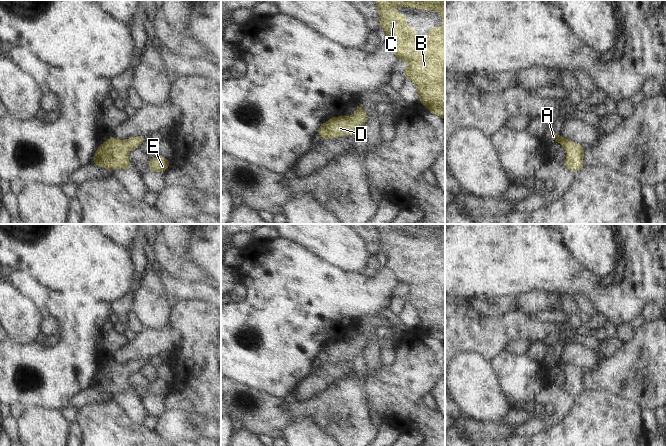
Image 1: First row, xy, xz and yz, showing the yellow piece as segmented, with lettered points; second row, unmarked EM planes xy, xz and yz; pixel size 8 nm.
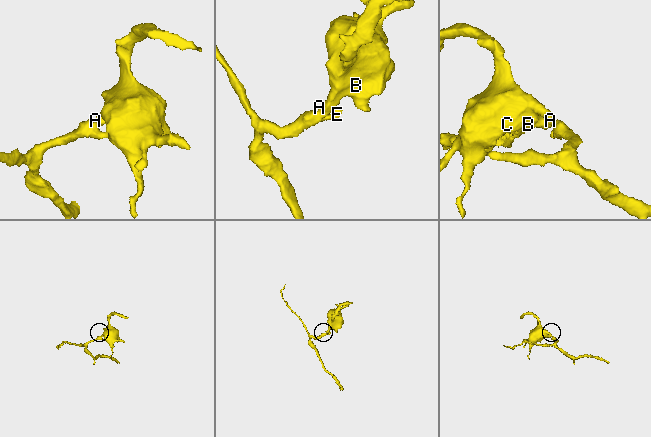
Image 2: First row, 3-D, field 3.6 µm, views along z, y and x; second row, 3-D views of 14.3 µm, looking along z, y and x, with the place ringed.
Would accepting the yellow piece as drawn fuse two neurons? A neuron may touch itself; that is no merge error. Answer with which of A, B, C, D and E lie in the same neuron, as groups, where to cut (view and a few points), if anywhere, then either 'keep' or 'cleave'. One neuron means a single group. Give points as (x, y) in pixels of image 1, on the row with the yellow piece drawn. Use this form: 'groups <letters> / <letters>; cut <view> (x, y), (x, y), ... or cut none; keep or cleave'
groups A B C D E; cut none; keep

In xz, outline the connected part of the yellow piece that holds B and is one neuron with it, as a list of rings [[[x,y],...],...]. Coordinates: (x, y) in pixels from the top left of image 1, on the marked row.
[[[374,0],[379,10],[379,25],[387,33],[386,44],[393,50],[397,60],[404,60],[408,67],[402,72],[404,78],[409,78],[419,93],[419,102],[428,108],[428,112],[445,119],[445,0],[393,0],[400,7],[412,7],[415,9],[435,10],[444,21],[442,28],[428,27],[430,37],[417,37],[416,29],[407,26],[407,14],[400,15],[390,0]]]

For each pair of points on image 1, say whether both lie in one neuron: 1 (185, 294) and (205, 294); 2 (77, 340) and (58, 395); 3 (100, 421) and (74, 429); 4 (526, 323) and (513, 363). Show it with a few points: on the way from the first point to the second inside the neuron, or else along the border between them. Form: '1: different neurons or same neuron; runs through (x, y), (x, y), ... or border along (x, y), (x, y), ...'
1: same neuron; runs through (190, 294), (200, 294)
2: same neuron; runs through (75, 354), (73, 360), (58, 375), (58, 381)
3: different neurons; border along (76, 422), (82, 435)
4: different neurons; border along (505, 350), (491, 361)

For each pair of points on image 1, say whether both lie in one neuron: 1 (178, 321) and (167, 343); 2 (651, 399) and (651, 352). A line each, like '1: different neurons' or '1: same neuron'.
1: different neurons
2: same neuron

